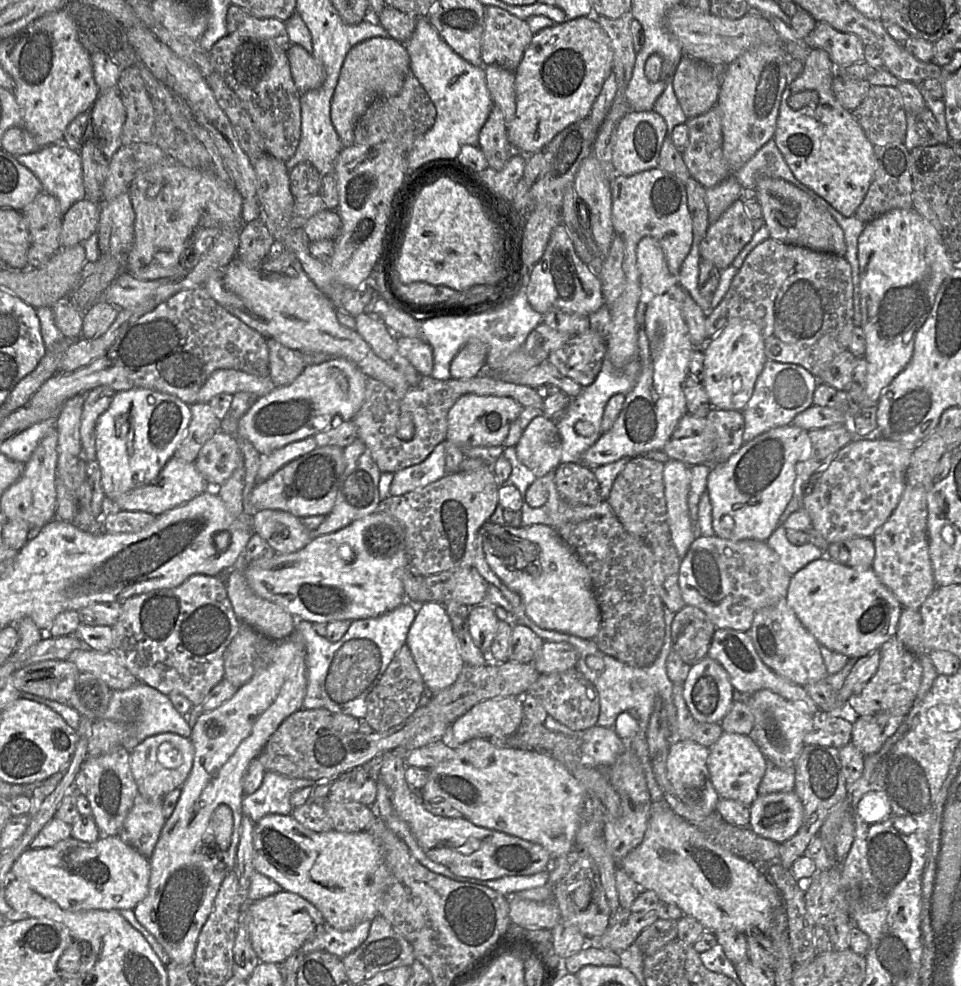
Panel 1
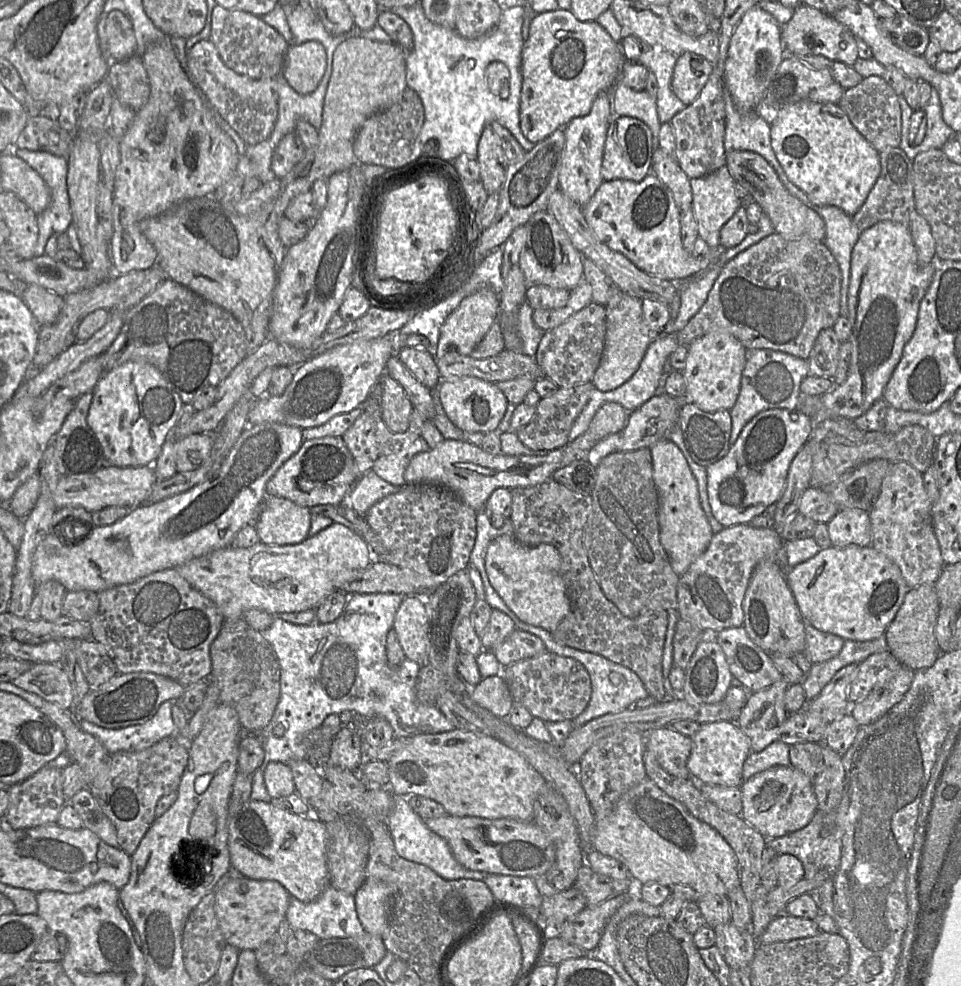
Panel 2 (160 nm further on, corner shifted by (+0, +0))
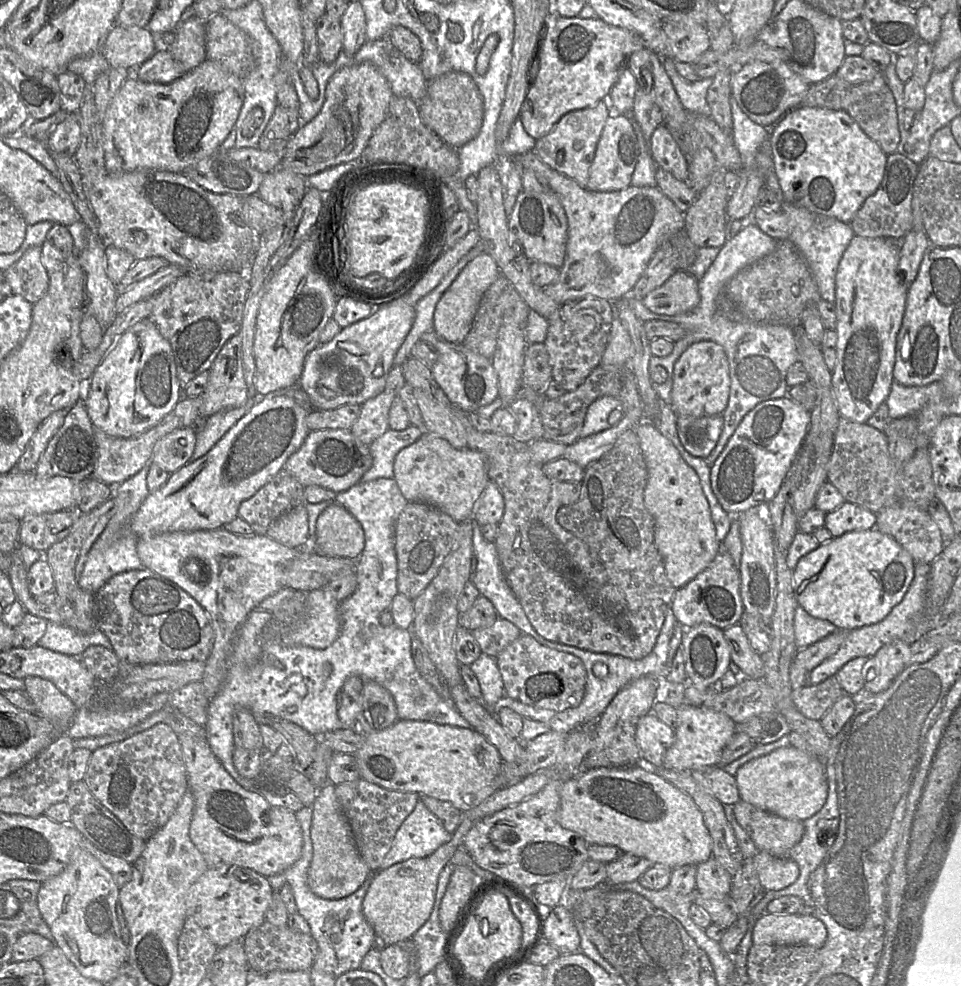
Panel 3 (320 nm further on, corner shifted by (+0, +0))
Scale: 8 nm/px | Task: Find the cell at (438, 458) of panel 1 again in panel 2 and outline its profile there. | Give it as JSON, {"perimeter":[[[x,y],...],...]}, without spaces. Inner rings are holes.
{"perimeter":[[[420,436],[407,449],[390,455],[379,455],[372,466],[372,471],[389,483],[403,487],[407,485],[404,472],[412,457],[429,449],[428,443]]]}

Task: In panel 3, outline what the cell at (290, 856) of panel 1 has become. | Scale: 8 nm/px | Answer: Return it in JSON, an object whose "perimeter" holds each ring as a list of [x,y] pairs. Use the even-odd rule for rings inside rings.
{"perimeter":[[[182,734],[178,738],[182,747],[182,753],[186,765],[188,790],[192,793],[192,796],[194,798],[194,813],[190,824],[189,836],[192,843],[196,846],[196,848],[204,857],[208,866],[249,868],[265,877],[271,877],[273,875],[279,874],[292,866],[300,858],[303,847],[302,830],[297,821],[295,812],[292,812],[283,807],[275,807],[271,805],[259,793],[248,791],[244,789],[241,785],[239,785],[235,781],[235,779],[225,770],[219,760],[215,757],[207,740],[199,740],[197,738],[192,738],[191,736],[188,736],[186,734]]]}

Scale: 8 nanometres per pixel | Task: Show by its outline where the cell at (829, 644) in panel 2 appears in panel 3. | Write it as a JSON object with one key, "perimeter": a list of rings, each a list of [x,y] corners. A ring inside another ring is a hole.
{"perimeter":[[[799,605],[794,612],[793,625],[797,650],[806,648],[837,630],[833,623],[809,615]]]}

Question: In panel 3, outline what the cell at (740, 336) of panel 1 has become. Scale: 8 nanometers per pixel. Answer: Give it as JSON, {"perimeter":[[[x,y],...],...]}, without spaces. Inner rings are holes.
{"perimeter":[[[710,340],[695,342],[675,362],[671,407],[677,415],[694,417],[721,415],[728,404],[730,383],[728,360],[724,348]]]}

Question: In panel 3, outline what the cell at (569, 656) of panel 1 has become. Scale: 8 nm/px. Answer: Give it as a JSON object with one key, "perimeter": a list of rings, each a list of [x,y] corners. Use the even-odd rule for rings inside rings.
{"perimeter":[[[498,617],[490,626],[475,629],[471,632],[481,651],[493,658],[496,658],[522,633],[518,627],[502,617]]]}

